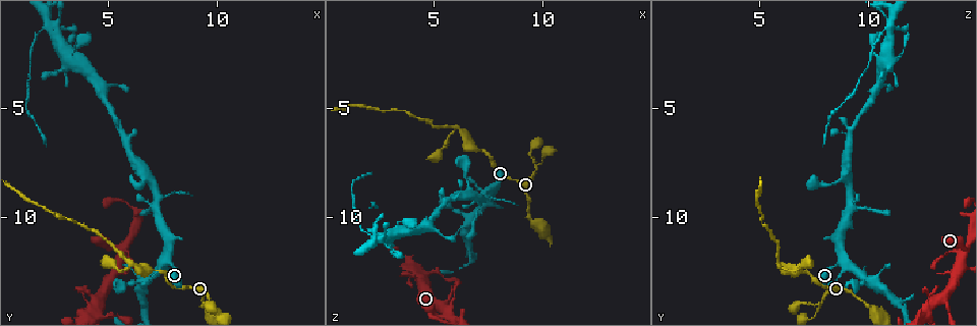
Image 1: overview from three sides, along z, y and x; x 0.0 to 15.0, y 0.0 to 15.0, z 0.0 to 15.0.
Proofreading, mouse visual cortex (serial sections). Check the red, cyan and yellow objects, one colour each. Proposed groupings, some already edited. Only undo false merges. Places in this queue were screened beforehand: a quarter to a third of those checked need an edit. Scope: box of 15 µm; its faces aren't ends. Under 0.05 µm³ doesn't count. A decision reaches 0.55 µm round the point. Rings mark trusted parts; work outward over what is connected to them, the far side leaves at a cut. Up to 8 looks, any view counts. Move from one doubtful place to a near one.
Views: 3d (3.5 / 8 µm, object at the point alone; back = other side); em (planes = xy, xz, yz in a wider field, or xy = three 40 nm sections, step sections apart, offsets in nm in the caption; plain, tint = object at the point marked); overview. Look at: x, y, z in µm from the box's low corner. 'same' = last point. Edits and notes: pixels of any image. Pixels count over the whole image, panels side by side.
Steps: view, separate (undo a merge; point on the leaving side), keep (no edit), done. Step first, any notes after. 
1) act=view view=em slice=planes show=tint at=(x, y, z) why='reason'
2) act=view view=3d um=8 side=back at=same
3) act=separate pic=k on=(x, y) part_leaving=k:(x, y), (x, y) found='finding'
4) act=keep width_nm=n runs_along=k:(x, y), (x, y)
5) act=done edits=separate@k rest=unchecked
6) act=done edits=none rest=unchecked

act=view view=3d um=8 at=(7.7, 12.0, 8.8) why='a fork'

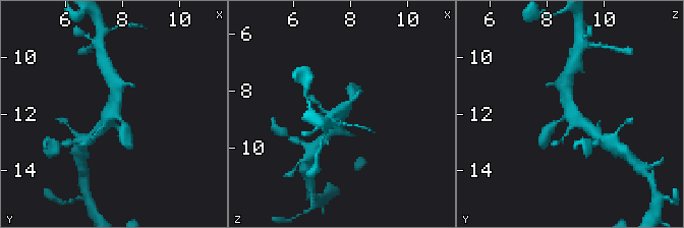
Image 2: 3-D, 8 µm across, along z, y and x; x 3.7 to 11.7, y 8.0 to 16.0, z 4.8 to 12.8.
act=view view=3d um=3.5 side=back at=(7.7, 11.9, 8.7)

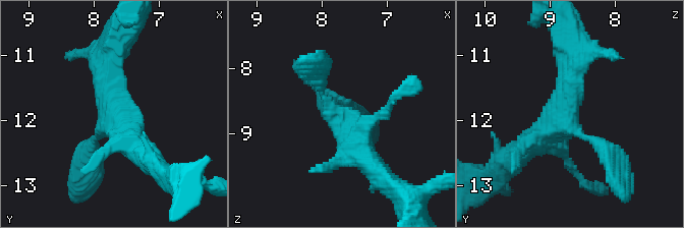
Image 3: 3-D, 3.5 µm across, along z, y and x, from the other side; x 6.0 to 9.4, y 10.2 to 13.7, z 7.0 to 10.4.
act=view view=em slice=xy step=5 show=tint at=(7.75, 12.00, 8.80) why='need the tissue'

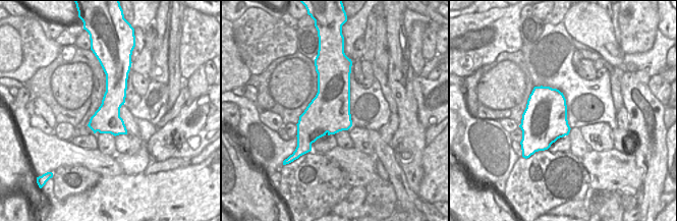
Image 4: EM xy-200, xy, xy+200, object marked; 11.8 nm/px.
act=keep runs_along=3:(611, 159), (564, 118), (570, 50) found='one cell here'

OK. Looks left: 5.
act=view view=3d um=8 at=(9.7, 14.0, 7.8) why='a fork'

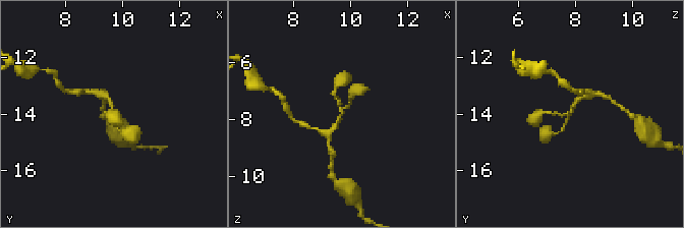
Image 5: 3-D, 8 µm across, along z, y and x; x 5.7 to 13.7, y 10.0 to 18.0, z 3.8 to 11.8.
act=view view=em slice=planes show=tint at=(9.8, 14.0, 7.8) arms=3 arm_widths_nm=100,150,200 why='shape alone is not enough'

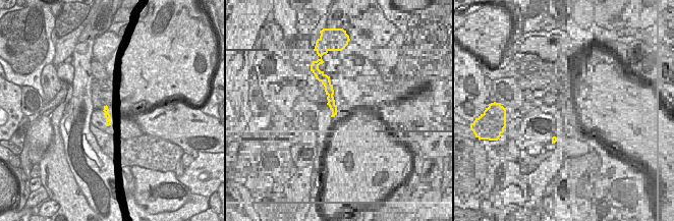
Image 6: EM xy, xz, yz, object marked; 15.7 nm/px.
act=keep found='all the same cell'

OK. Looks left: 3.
act=view view=3d um=3.5 at=(6.0, 12.2, 5.8)

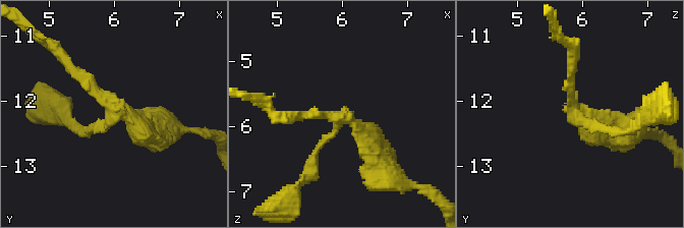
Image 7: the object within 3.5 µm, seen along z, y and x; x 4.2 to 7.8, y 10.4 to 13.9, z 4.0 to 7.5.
act=view view=em slice=xy step=5 show=tint at=(6.05, 12.10, 5.85) arms=3 arm_widths_nm=100,150,350

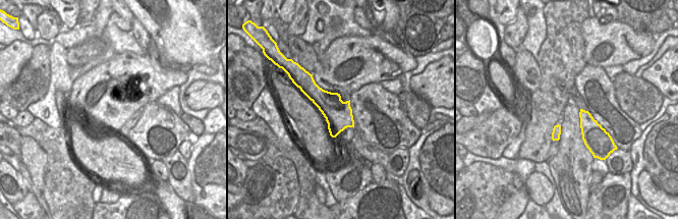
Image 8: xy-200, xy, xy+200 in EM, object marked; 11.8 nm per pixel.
act=keep width_nm=320 runs_along=7:(150, 130), (100, 96), (65, 61) found='one cell here'

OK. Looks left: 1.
act=done edits=none rest=unchecked

